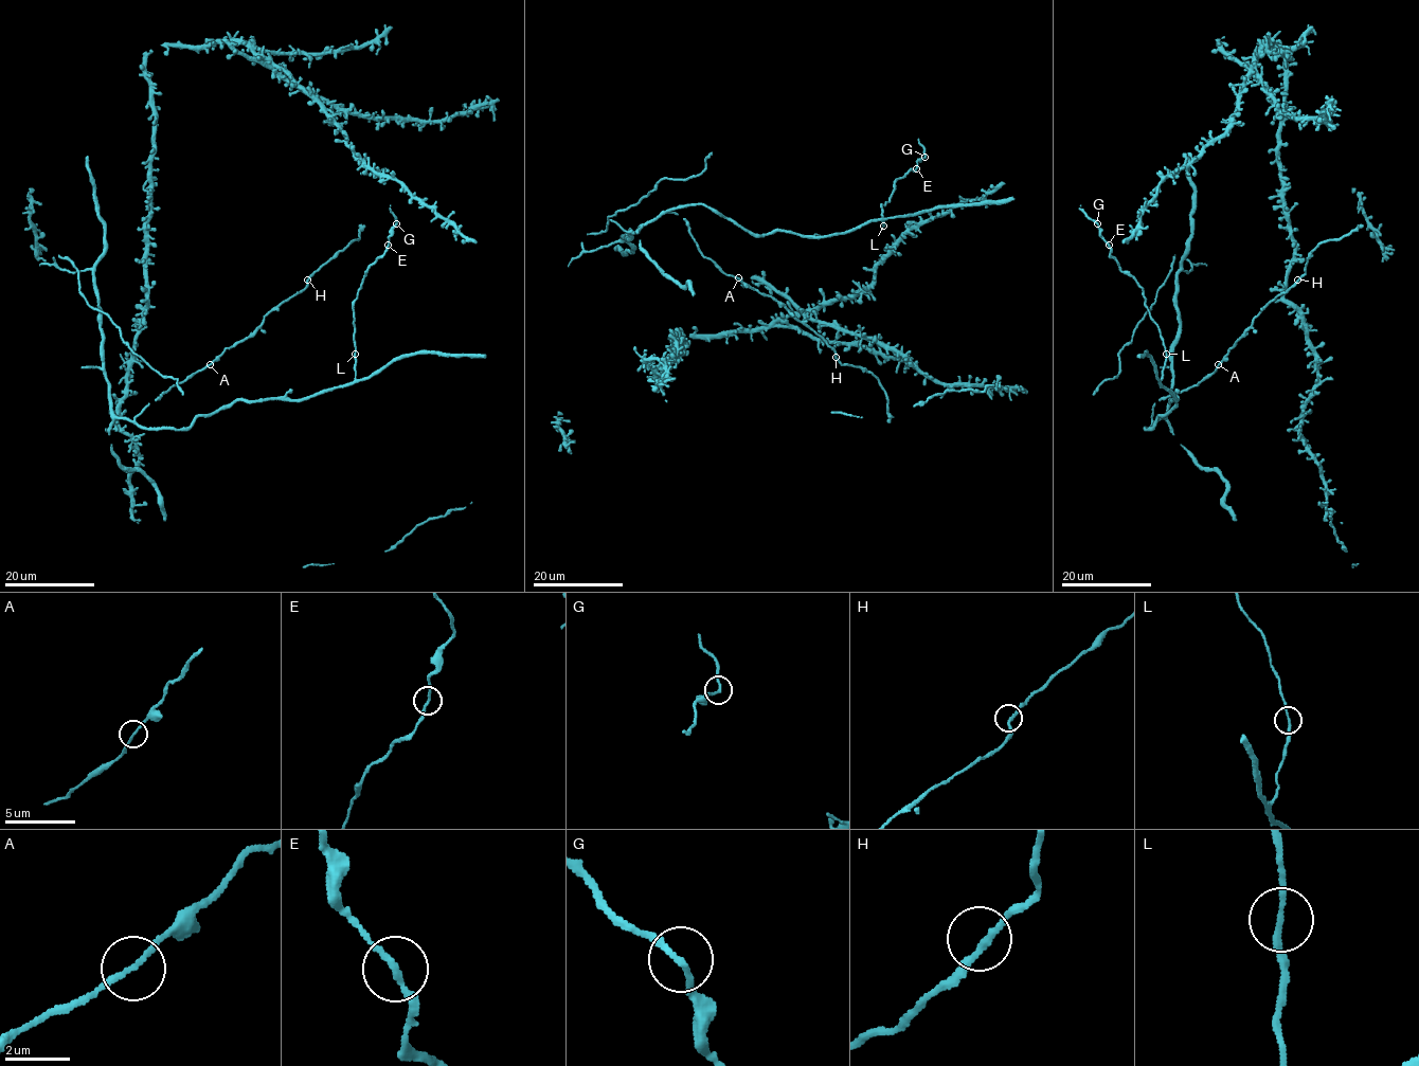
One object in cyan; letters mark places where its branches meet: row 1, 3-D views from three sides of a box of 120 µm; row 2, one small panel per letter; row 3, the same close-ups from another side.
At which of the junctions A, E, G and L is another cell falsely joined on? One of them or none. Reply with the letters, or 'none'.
none

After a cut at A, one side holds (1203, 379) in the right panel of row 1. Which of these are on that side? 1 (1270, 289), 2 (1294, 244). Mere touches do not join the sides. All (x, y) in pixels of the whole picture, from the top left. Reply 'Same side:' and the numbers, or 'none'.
Same side: 1, 2

